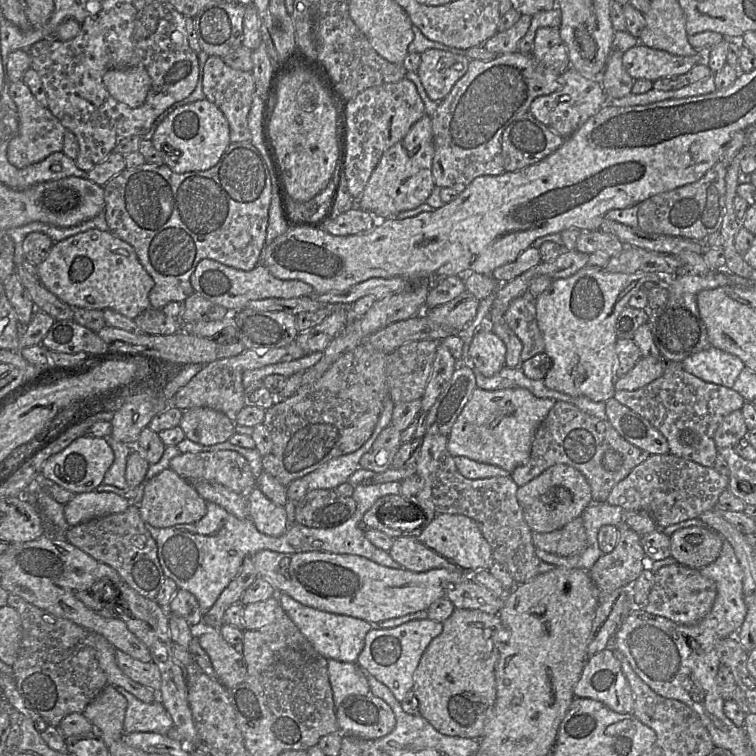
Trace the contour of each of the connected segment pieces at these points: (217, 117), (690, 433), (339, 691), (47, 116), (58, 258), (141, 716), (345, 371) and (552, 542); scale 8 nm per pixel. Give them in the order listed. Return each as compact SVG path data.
M207 99L175 109L156 129L152 143L164 163L175 173L200 172L214 167L231 143L229 123L223 112Z
M669 362L666 370L656 380L634 391L615 391L613 396L661 432L669 445L669 454L693 461L705 467L713 467L717 457L714 433L722 420L731 412L740 410L746 400L732 388L706 382L682 368L681 362Z
M328 659L327 667L336 708L349 696L370 695L366 672L356 663Z
M23 80L10 83L9 93L16 104L19 117L18 133L10 141L7 149L9 162L16 168L23 169L43 161L55 152L62 152L66 129L61 122L48 108L41 106L37 102Z
M98 229L55 242L46 260L38 265L38 277L47 289L74 308L112 309L131 319L151 306L149 294L155 284L128 242Z
M115 686L115 689L127 699L128 705L123 723L127 733L153 732L166 734L174 727L170 714L159 699L146 703L121 686Z
M359 345L337 359L332 364L332 366L323 374L323 376L313 384L299 387L299 389L293 396L282 402L276 402L271 408L265 410L266 414L263 424L271 435L273 447L270 453L262 457L263 470L274 476L283 486L287 487L292 481L302 478L305 475L317 470L319 467L321 467L331 459L358 450L371 437L378 423L378 419L383 408L383 401L389 395L386 380L386 359L386 354L373 349L369 345Z
M582 516L576 517L562 528L549 533L532 533L536 549L562 557L581 554L587 547Z

